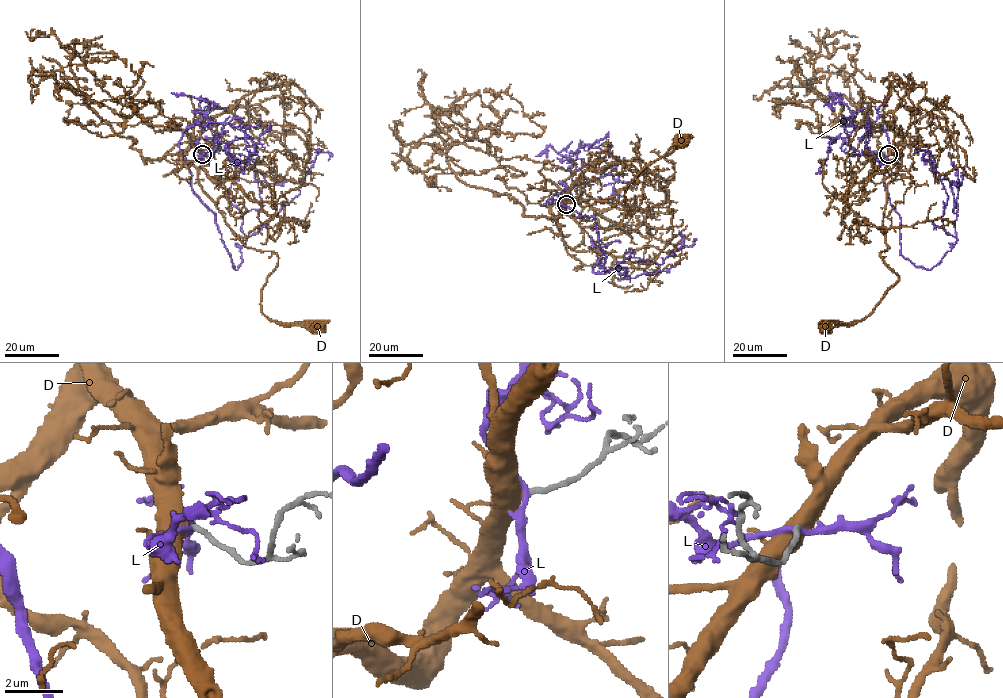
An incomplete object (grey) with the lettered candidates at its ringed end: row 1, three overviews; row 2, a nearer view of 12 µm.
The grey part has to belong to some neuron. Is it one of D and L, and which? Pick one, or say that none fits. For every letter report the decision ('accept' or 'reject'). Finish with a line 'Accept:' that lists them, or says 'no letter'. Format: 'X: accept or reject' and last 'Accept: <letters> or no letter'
D: accept
L: reject
Accept: D

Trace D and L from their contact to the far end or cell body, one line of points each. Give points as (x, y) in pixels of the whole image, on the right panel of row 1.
D: (887, 154), (903, 144), (901, 166), (886, 187), (889, 247), (880, 254), (899, 279), (865, 317), (826, 329)
L: (887, 154), (867, 147), (874, 124), (900, 254), (930, 269), (956, 238), (925, 160)

